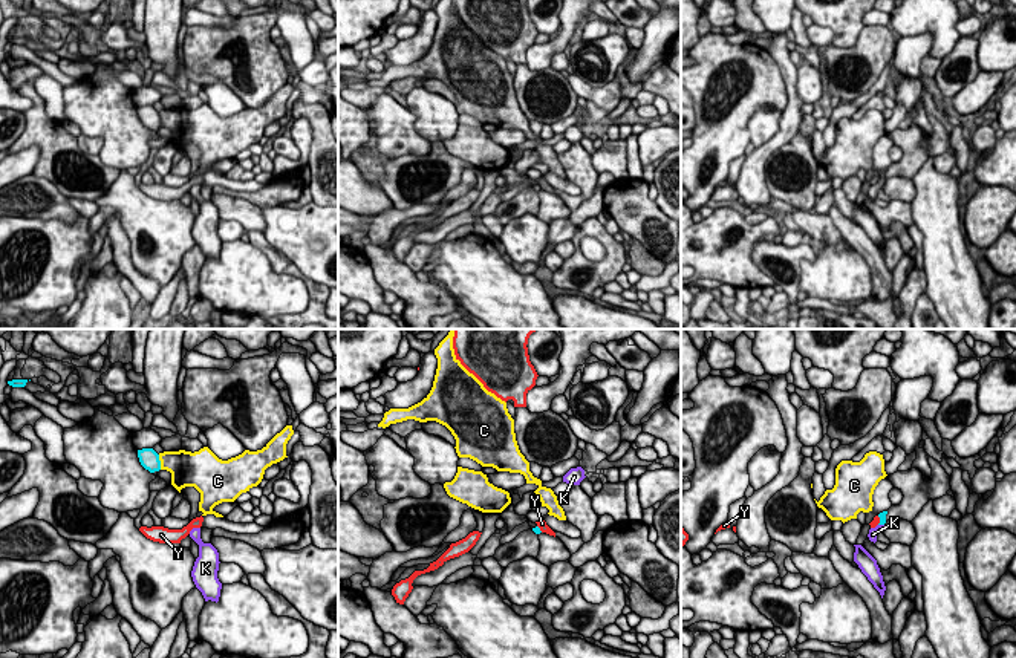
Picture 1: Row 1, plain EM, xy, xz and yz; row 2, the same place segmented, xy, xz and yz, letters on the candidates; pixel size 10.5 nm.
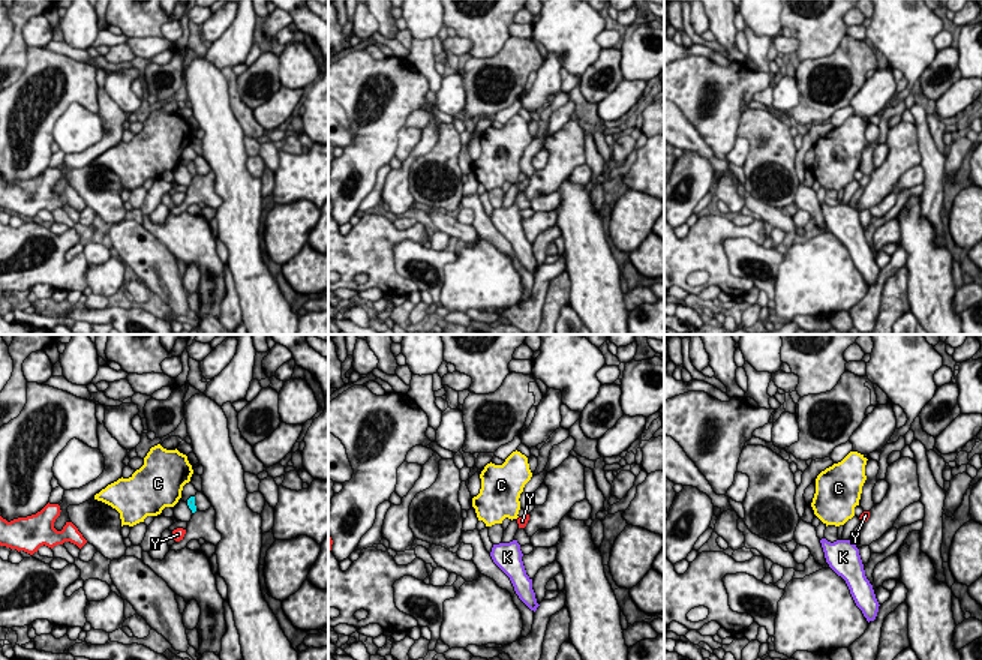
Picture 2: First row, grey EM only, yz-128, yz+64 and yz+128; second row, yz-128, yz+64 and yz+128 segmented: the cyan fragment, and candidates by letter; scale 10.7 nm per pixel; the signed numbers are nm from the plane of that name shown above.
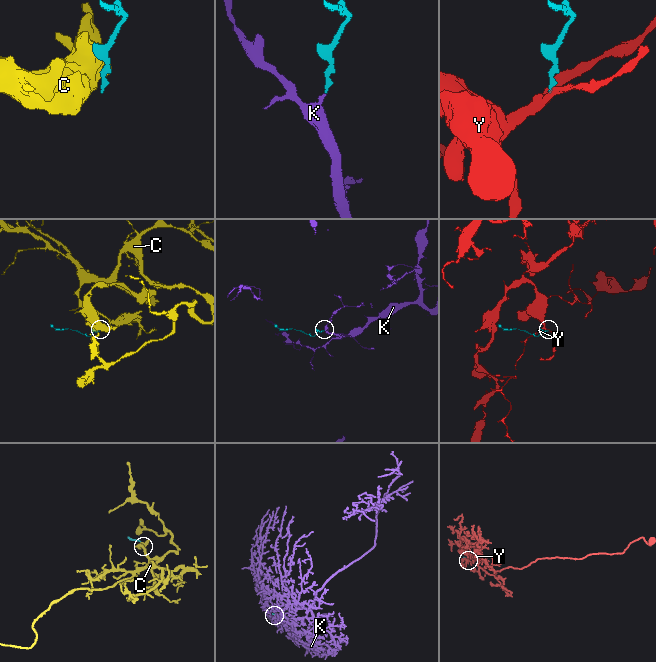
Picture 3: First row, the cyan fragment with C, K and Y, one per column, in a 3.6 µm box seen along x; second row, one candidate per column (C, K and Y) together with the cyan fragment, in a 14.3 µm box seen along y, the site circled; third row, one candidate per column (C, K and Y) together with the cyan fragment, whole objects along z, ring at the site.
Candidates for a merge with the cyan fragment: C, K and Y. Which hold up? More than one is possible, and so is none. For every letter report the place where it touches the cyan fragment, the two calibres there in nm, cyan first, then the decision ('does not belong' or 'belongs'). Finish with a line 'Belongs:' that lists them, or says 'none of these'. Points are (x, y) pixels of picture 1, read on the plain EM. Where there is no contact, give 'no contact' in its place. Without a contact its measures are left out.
C: meets cyan in xy at (159, 120); 200 nm thick on the cyan side, 300 nm on the other; does not belong
K: meets cyan in yz at (882, 181); 70 nm thick on the cyan side, 100 nm on the other; belongs
Y: meets cyan in yz at (880, 178); 70 nm thick on the cyan side, 70 nm on the other; does not belong
Belongs: K

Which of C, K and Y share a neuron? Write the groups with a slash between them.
C / K / Y

